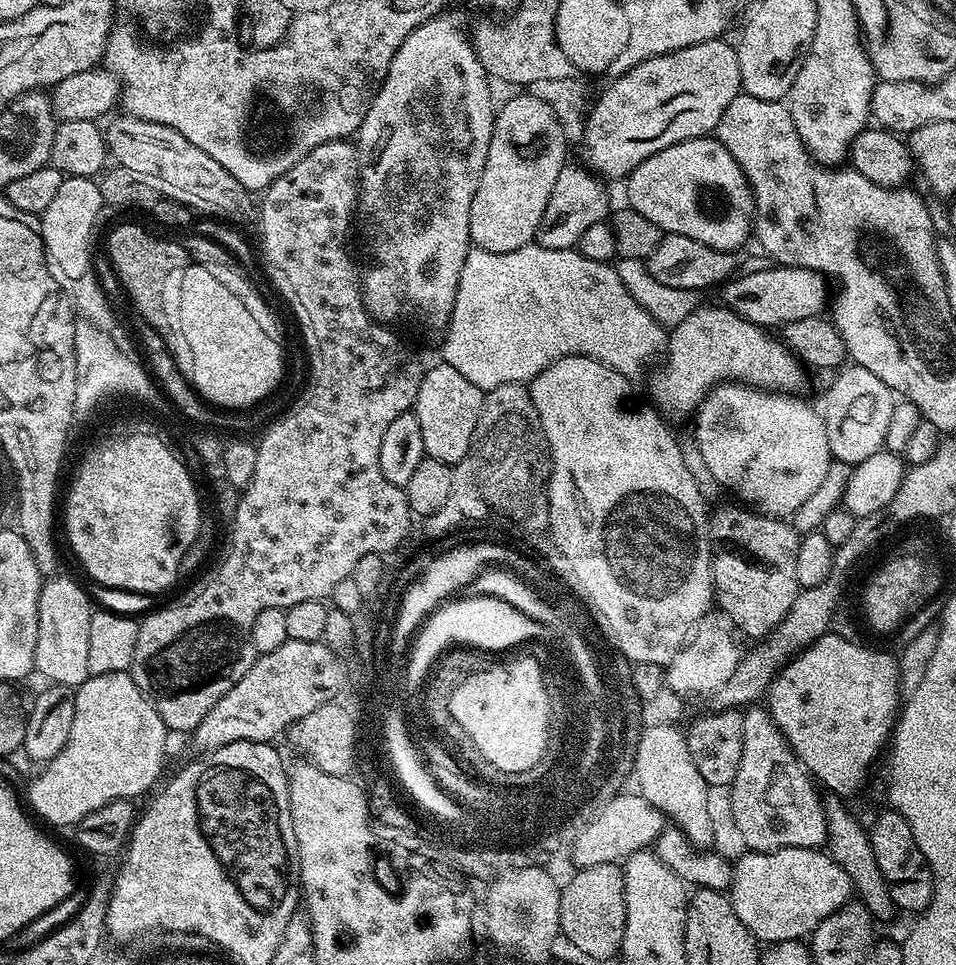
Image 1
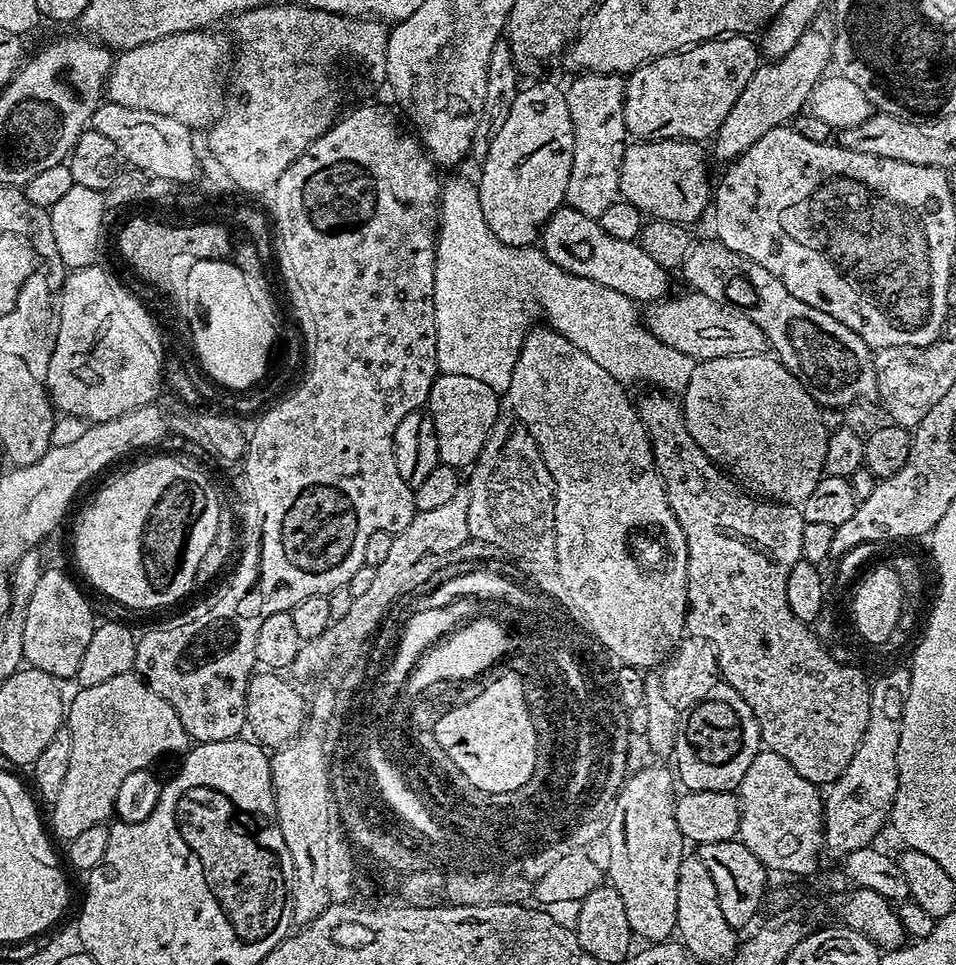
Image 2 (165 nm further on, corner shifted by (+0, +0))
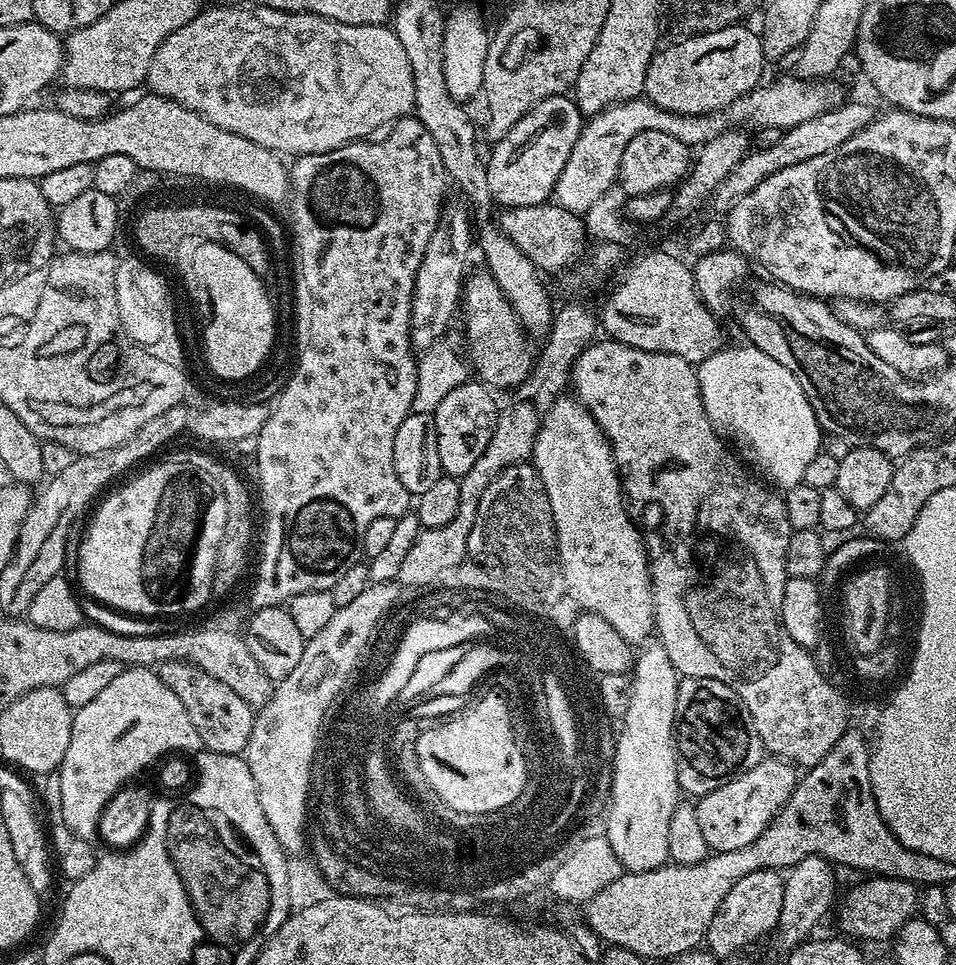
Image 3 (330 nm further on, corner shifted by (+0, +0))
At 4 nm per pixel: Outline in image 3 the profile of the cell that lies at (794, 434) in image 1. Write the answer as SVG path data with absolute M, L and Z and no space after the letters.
M725 346L719 352L710 354L710 358L706 358L696 368L702 406L706 410L706 418L710 418L718 435L731 442L735 451L765 481L771 482L777 489L787 490L804 483L806 466L822 452L822 429L816 411L810 406L802 386L798 386L798 378L794 378L794 374L790 374L782 362L774 362L770 354L762 354L762 350L751 346L743 347Z

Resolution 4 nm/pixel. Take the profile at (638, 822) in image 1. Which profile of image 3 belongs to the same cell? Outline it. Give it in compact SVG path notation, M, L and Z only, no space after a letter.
M765 758L746 770L746 774L738 774L738 778L718 786L718 790L710 790L699 797L695 801L698 826L702 826L709 849L729 852L750 846L750 842L754 842L754 838L758 838L758 834L762 834L762 830L766 830L769 822L786 806L797 779L797 769L788 761Z

